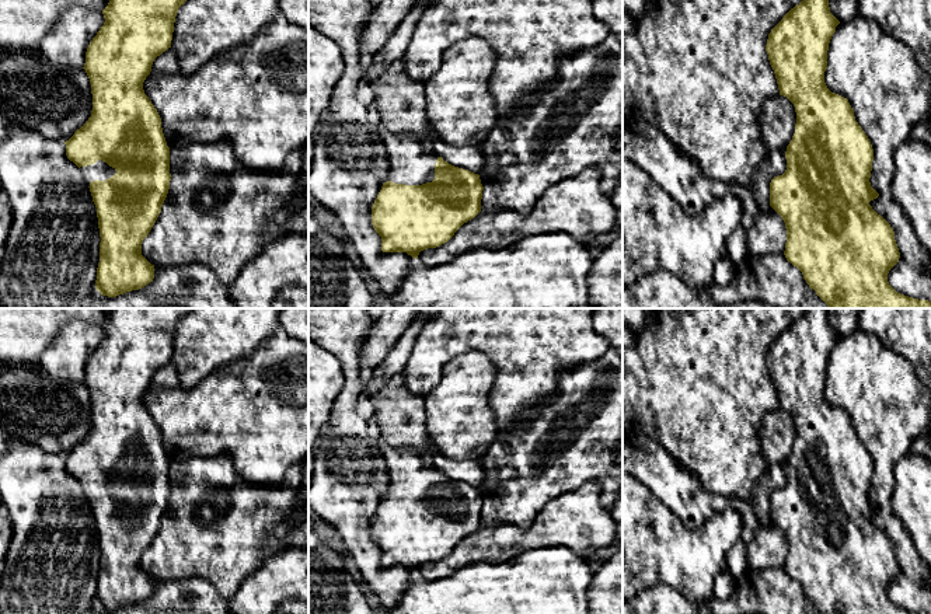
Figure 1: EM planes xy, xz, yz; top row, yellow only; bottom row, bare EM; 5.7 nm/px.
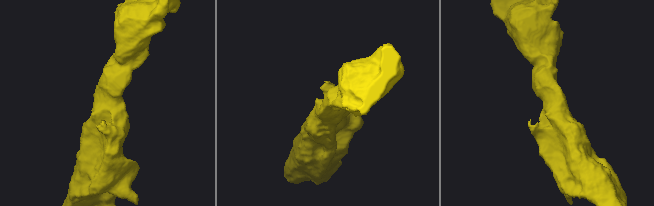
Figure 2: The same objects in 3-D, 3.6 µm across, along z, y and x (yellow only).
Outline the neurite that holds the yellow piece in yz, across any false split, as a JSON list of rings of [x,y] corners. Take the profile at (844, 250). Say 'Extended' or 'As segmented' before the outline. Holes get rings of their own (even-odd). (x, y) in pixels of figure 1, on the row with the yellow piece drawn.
As segmented. [[[802,0],[771,29],[766,45],[768,60],[777,79],[780,95],[787,97],[794,104],[796,112],[795,133],[785,151],[787,170],[782,175],[774,177],[770,182],[770,206],[782,217],[787,228],[784,255],[788,262],[802,272],[809,287],[816,292],[829,308],[931,308],[931,301],[900,294],[888,282],[888,273],[899,262],[900,252],[895,240],[893,228],[869,205],[871,200],[879,196],[869,182],[874,149],[868,136],[855,121],[854,111],[848,100],[831,93],[824,83],[829,43],[838,24],[840,21],[830,13],[829,0]]]

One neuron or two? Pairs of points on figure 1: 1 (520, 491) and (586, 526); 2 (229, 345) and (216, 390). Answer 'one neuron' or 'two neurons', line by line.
1: two neurons
2: two neurons

